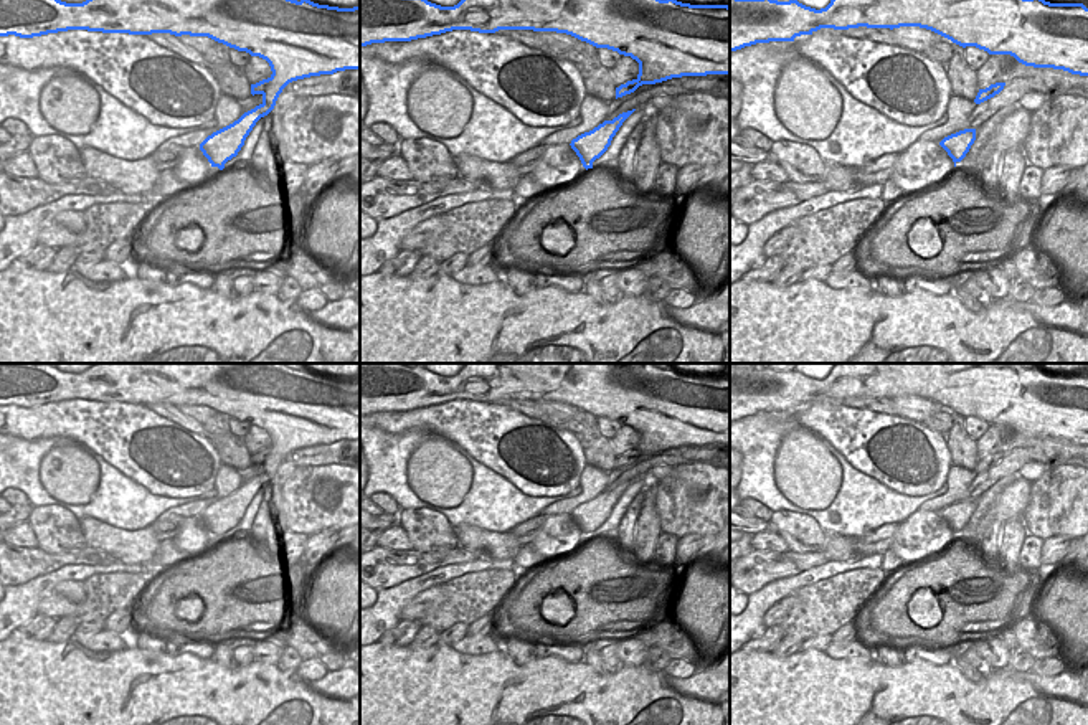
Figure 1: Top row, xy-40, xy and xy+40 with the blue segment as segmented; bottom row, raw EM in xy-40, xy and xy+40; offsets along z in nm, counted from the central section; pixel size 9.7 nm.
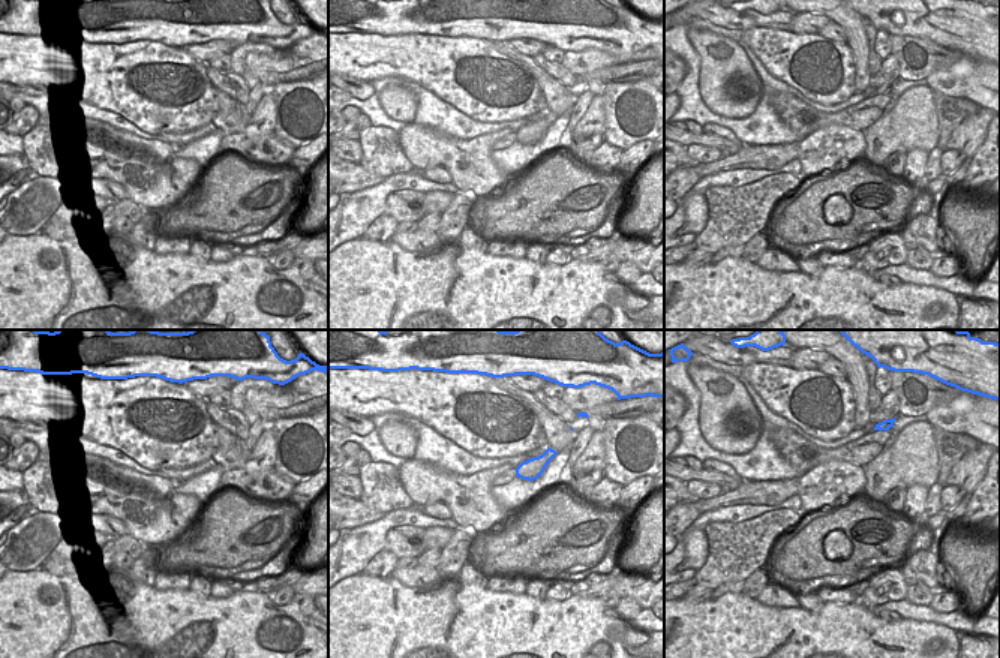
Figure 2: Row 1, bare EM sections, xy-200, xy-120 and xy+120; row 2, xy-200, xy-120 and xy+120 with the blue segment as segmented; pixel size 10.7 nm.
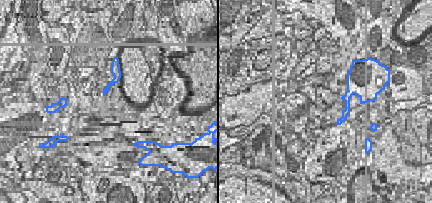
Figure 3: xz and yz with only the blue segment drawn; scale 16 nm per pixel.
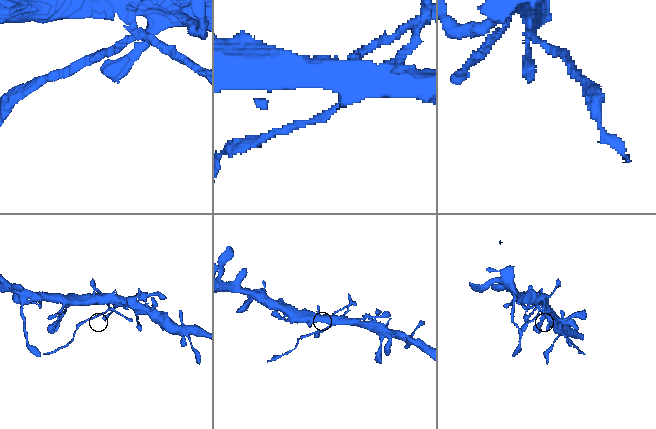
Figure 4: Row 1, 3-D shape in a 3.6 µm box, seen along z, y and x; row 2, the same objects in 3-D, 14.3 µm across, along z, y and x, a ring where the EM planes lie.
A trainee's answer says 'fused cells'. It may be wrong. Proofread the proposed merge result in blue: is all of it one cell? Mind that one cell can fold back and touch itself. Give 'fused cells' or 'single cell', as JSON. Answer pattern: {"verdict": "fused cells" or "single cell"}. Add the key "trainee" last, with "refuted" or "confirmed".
{"verdict": "fused cells", "trainee": "confirmed"}

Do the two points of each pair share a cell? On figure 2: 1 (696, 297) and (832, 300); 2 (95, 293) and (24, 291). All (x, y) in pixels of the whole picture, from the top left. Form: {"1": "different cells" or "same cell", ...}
{"1": "same cell", "2": "same cell"}

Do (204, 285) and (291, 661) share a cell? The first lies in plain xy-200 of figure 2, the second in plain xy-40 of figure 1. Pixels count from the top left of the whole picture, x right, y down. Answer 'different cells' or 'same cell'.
different cells

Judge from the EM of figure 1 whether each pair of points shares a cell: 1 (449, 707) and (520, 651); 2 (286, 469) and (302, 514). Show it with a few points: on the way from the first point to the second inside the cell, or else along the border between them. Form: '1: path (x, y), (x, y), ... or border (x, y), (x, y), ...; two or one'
1: border (501, 644), (517, 664), (525, 664), (535, 658); two
2: border (296, 468), (284, 481); two

